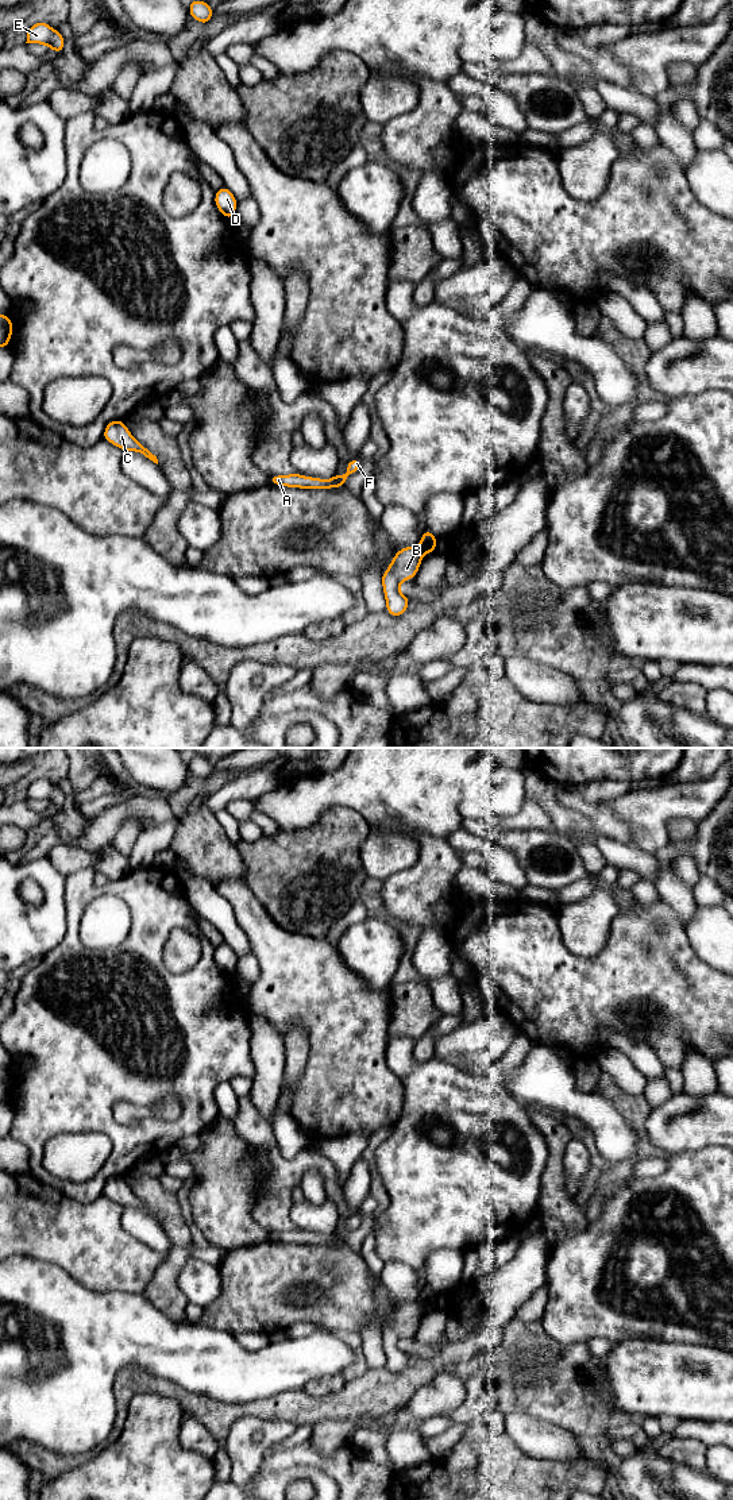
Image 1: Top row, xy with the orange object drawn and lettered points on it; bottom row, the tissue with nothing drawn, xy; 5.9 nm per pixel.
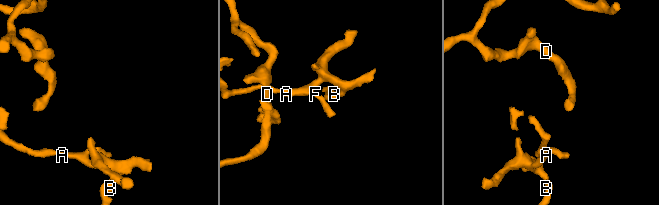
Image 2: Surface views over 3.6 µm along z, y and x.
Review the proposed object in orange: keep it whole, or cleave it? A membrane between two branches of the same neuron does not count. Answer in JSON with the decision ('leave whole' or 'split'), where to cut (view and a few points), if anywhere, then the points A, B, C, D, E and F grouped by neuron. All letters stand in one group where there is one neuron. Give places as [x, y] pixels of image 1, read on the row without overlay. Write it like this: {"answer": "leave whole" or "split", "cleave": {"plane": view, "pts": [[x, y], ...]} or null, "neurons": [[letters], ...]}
{"answer": "split", "cleave": {"plane": "xy", "pts": [[419, 1302], [424, 1307]]}, "neurons": [["A", "C", "D", "E", "F"], ["B"]]}

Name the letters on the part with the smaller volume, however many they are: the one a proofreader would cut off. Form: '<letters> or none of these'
B

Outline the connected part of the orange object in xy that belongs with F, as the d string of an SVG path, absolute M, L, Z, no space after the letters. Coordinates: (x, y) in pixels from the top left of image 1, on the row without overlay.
M354 1214L347 1218L347 1227L344 1231L335 1230L331 1235L321 1235L293 1229L288 1231L270 1231L269 1239L310 1246L336 1245L340 1242L346 1242L347 1234L350 1231L354 1231L360 1225L360 1222L362 1218Z

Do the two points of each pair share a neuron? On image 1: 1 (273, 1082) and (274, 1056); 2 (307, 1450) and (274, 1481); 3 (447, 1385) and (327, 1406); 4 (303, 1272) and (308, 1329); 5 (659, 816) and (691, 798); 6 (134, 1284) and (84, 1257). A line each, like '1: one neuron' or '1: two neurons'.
1: one neuron
2: two neurons
3: two neurons
4: two neurons
5: one neuron
6: one neuron

